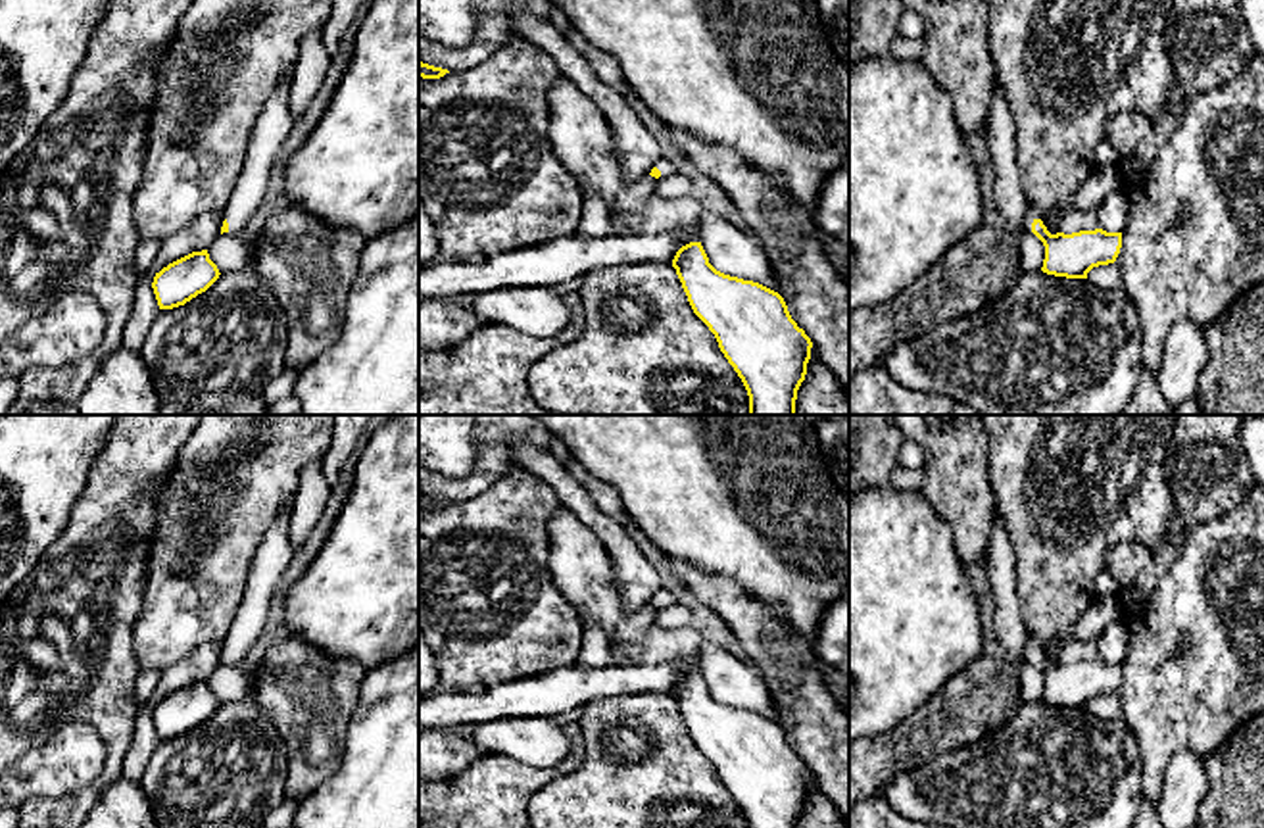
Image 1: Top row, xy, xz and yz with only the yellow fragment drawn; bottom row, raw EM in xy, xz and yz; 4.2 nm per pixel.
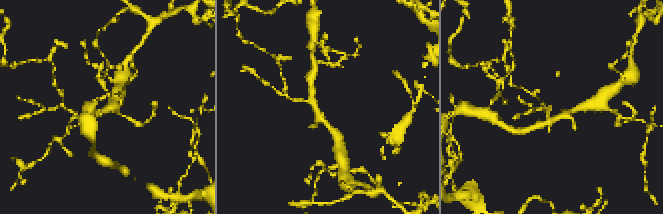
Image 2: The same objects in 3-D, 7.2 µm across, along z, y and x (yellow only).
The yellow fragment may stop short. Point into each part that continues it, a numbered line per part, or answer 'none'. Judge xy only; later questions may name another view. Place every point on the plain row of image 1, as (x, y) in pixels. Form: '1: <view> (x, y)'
1: xy (273, 554)

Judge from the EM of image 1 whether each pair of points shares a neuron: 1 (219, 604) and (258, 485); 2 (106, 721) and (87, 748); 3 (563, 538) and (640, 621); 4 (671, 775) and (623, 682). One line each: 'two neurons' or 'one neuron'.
1: one neuron
2: two neurons
3: one neuron
4: two neurons

